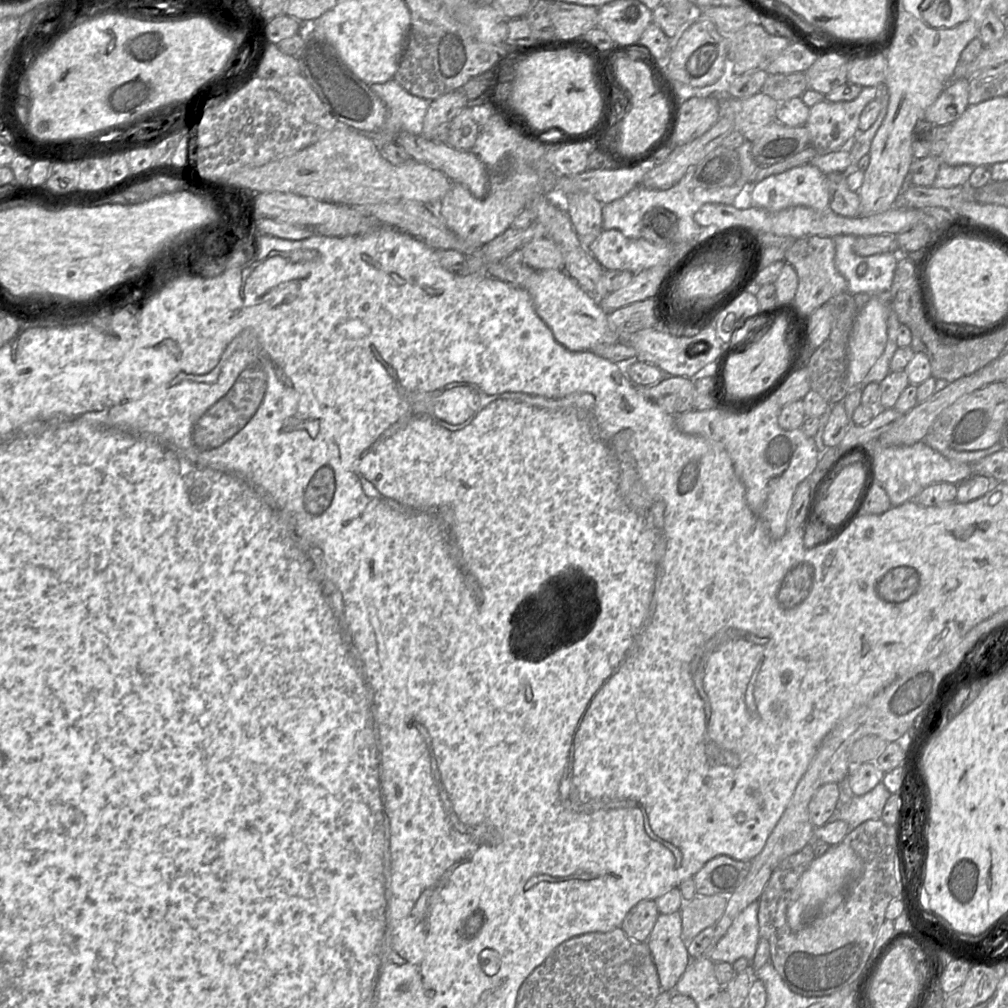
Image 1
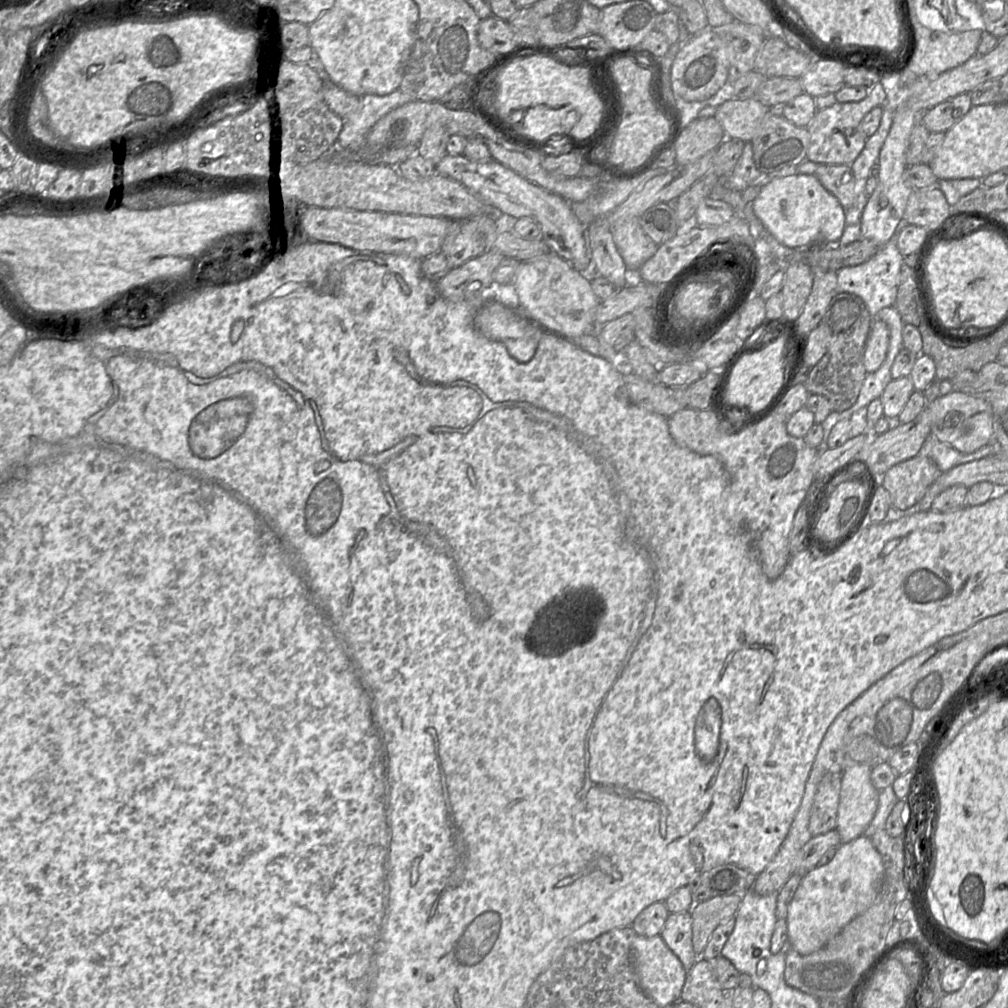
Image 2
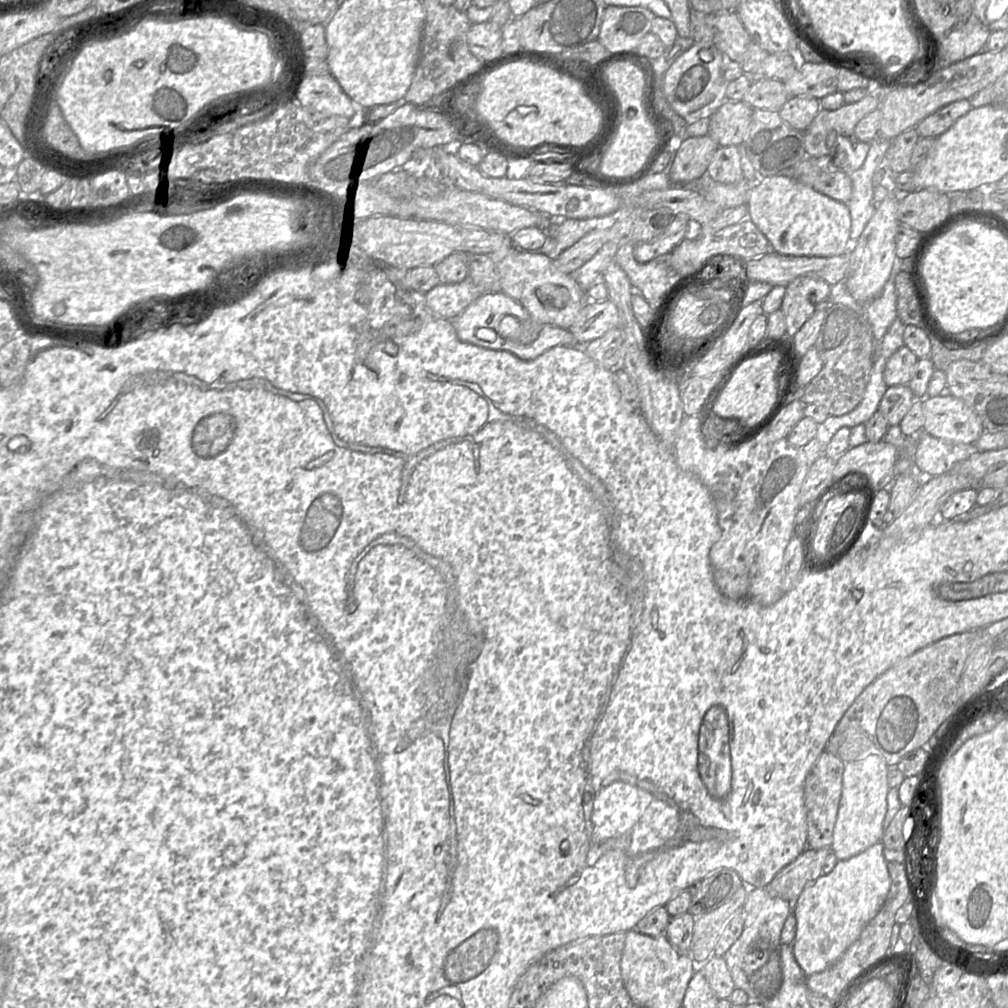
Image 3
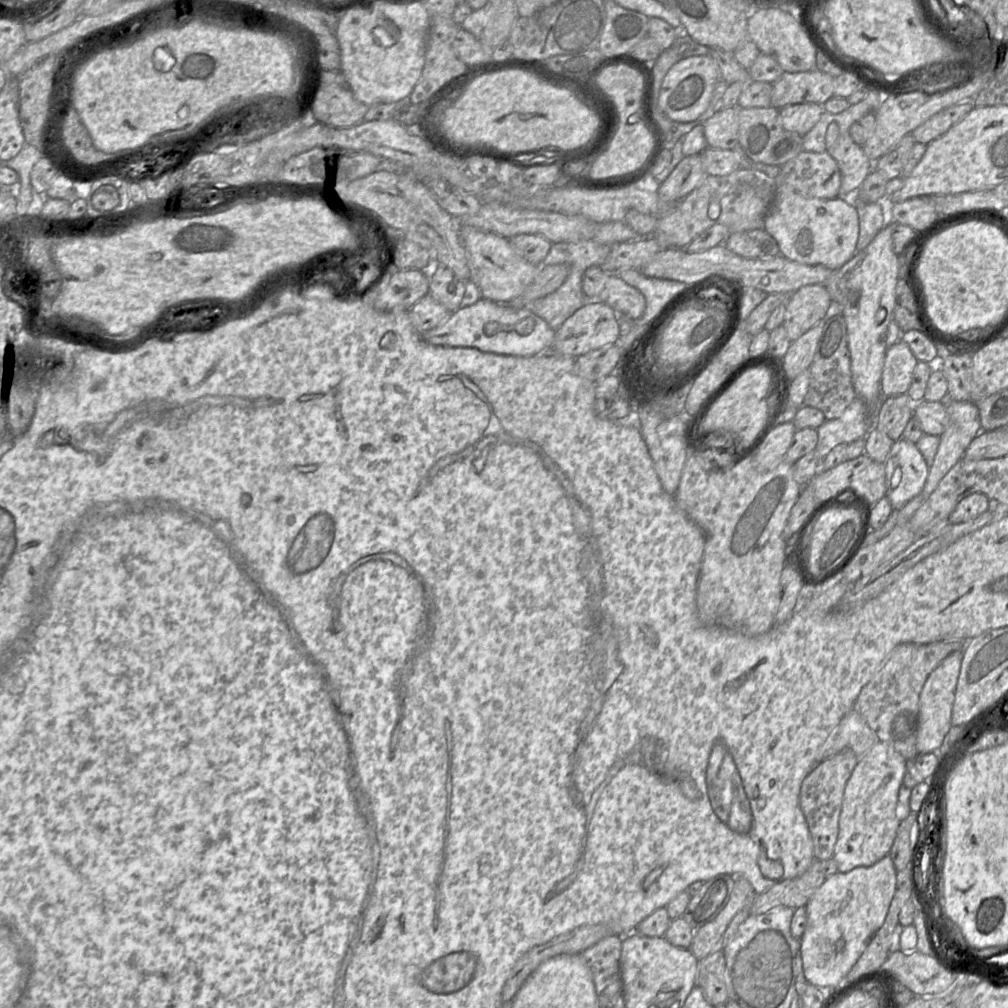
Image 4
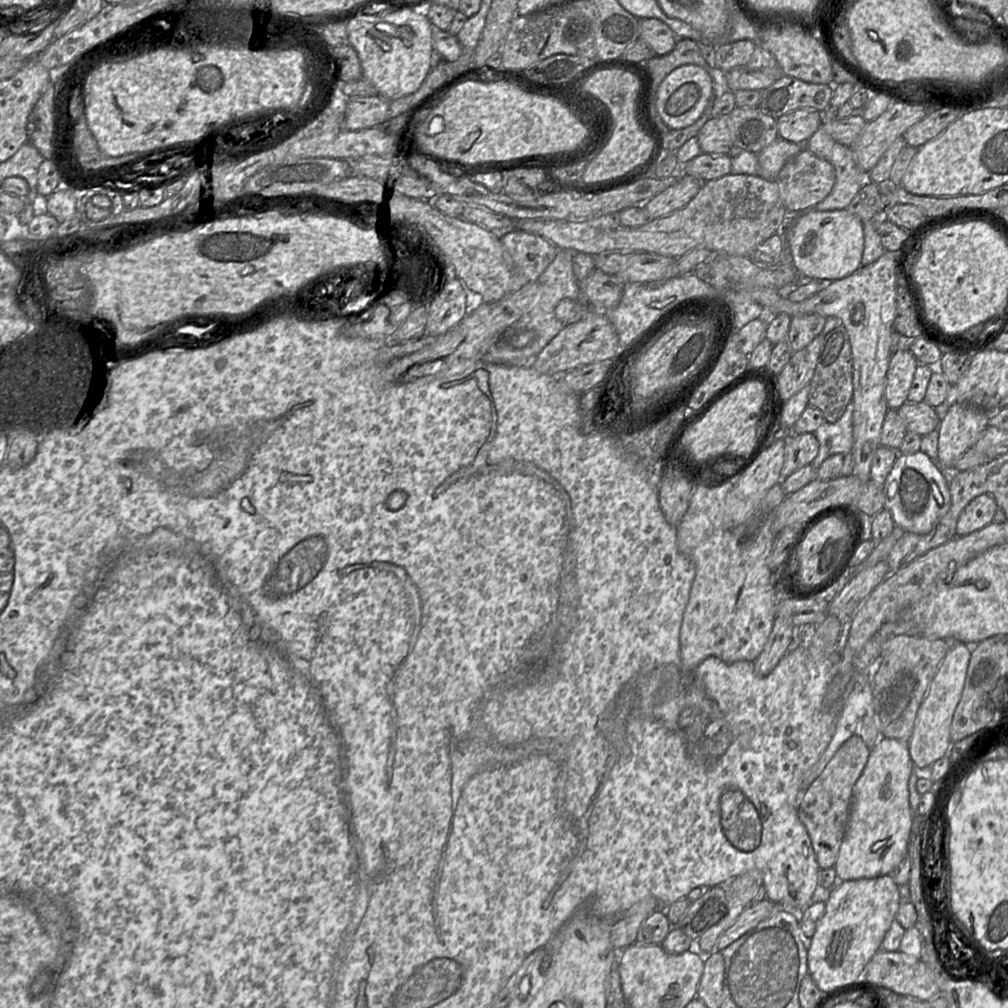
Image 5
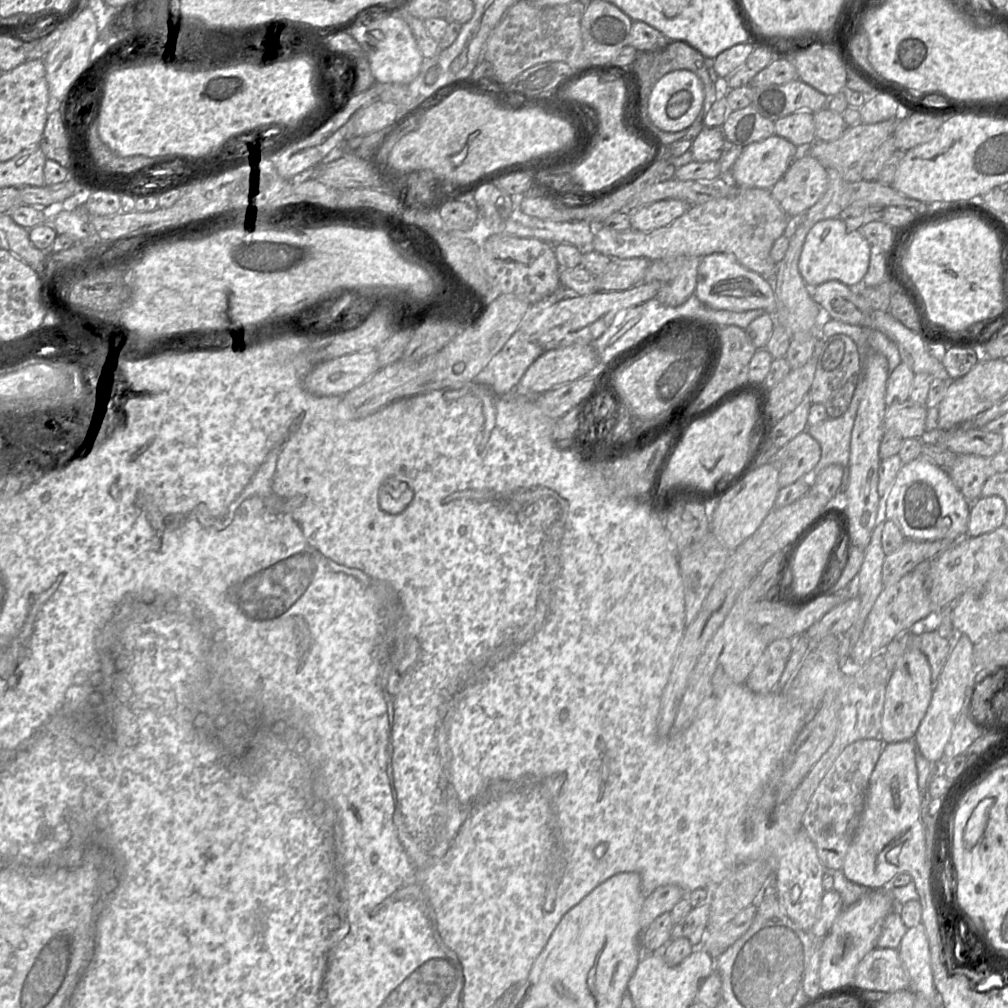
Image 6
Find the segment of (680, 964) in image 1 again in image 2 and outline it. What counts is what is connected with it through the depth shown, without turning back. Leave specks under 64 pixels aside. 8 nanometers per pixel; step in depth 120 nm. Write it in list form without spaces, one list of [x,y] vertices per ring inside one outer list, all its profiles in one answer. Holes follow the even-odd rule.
[[[690,911],[669,913],[659,935],[688,972],[699,958],[692,946],[692,917]]]

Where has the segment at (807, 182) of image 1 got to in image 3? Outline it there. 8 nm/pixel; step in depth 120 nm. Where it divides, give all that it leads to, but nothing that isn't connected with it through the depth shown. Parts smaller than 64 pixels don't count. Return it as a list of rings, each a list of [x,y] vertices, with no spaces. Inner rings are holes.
[[[767,176],[752,185],[747,203],[748,218],[779,254],[830,257],[850,249],[851,218],[847,205],[794,178]]]

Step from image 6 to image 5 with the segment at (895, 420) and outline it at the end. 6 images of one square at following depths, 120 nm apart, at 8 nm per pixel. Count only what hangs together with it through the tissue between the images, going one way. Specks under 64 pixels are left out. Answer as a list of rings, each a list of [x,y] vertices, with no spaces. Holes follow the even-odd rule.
[[[906,402],[897,409],[907,432],[927,435],[936,430],[940,424],[940,415],[935,408],[921,402]]]

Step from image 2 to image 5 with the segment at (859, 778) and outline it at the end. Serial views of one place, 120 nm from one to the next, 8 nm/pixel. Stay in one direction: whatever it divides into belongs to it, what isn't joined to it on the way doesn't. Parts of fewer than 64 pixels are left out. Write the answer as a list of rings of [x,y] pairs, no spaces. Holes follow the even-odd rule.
[[[881,737],[871,748],[862,774],[853,787],[849,820],[834,868],[841,881],[887,875],[906,856],[914,812],[909,803],[908,781],[913,771],[908,742]]]

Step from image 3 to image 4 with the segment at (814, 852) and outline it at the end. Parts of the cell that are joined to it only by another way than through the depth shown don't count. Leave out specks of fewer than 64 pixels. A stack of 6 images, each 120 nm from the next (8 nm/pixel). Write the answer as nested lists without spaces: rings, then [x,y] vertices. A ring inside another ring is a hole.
[[[815,859],[811,866],[800,876],[783,880],[769,890],[756,894],[750,914],[763,914],[781,905],[795,909],[805,906],[825,879],[822,872],[822,861]]]

